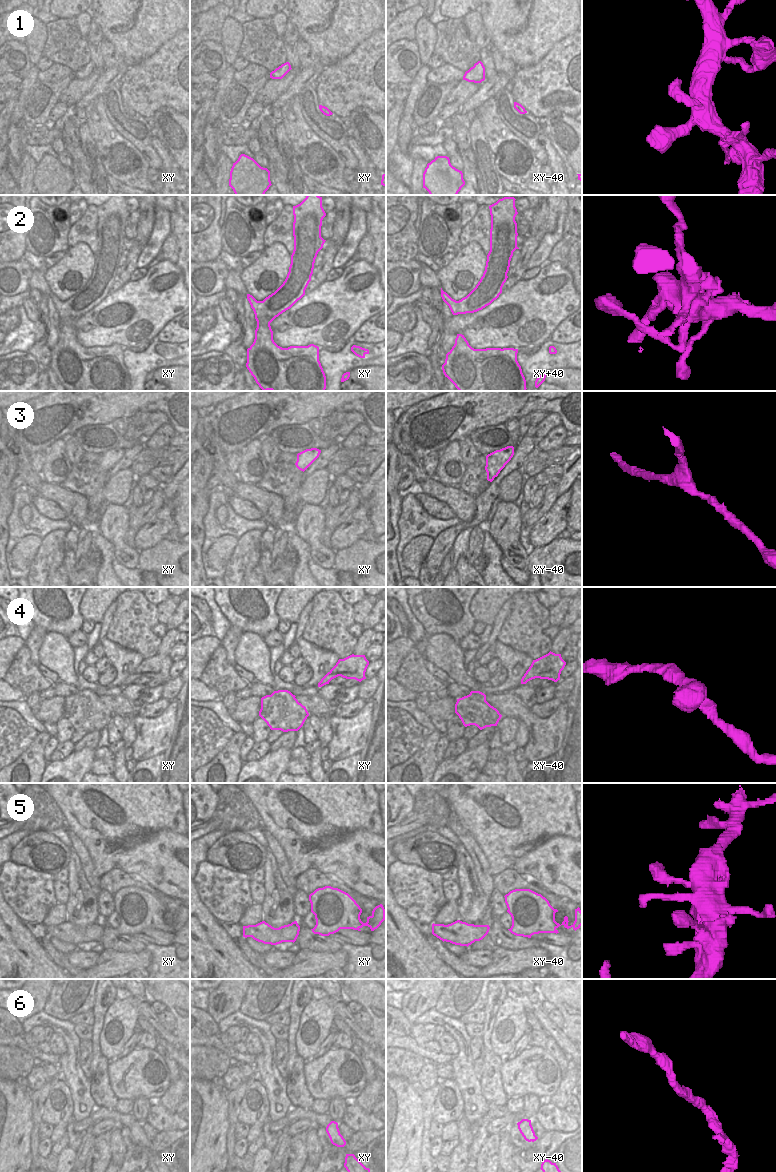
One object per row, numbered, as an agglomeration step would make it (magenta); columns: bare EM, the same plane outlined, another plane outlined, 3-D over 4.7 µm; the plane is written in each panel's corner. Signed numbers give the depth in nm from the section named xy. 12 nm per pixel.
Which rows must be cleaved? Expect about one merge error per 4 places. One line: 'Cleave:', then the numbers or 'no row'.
Cleave: 6

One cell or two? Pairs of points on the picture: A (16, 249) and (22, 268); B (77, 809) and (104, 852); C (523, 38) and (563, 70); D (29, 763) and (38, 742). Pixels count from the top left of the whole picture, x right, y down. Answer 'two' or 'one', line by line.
A: two
B: one
C: two
D: one

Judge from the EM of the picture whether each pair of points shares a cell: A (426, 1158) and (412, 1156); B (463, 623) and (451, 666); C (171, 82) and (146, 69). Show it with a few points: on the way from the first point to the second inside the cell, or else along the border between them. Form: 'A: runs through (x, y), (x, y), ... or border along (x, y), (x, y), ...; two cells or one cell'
A: border along (423, 1134), (420, 1161); two cells
B: border along (435, 634), (449, 634), (458, 643); two cells
C: runs through (165, 80), (157, 80), (152, 75); one cell

